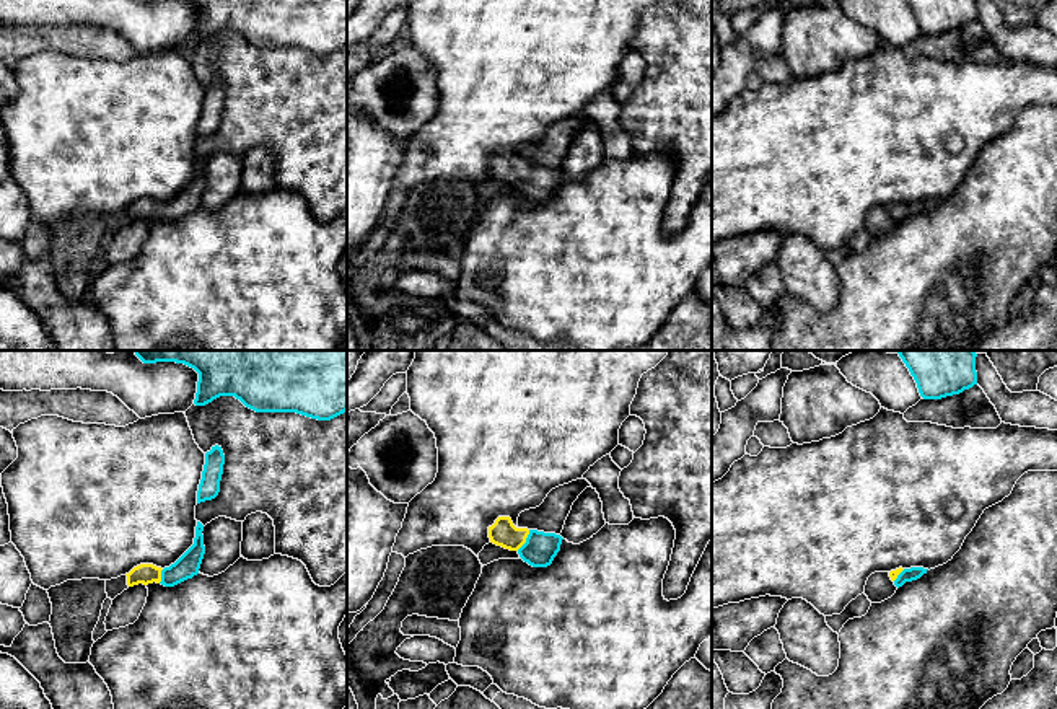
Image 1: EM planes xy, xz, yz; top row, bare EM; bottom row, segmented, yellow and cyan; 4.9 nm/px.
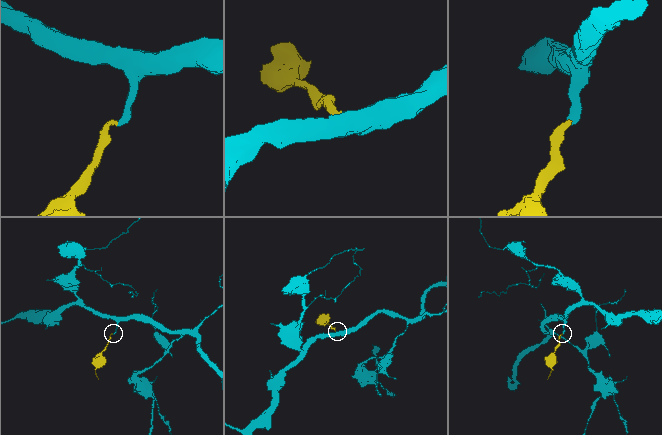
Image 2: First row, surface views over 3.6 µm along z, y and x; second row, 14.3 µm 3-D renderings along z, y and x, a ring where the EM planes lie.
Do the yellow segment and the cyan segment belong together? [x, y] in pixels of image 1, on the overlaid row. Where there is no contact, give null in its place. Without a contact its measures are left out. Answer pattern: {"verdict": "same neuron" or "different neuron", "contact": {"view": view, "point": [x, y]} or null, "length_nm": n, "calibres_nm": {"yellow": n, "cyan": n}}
{"verdict": "same neuron", "contact": {"view": "xz", "point": [525, 540]}, "length_nm": 120, "calibres_nm": {"yellow": 130, "cyan": 160}}

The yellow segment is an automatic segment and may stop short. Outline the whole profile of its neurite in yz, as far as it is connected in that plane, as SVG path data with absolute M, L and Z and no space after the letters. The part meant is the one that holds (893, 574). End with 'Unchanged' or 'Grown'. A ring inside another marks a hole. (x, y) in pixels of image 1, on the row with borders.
M910 567L910 569L896 569L889 572L891 580L894 582L894 585L899 588L902 587L906 582L912 582L920 579L923 574L927 574L928 569L923 567Z. Grown

